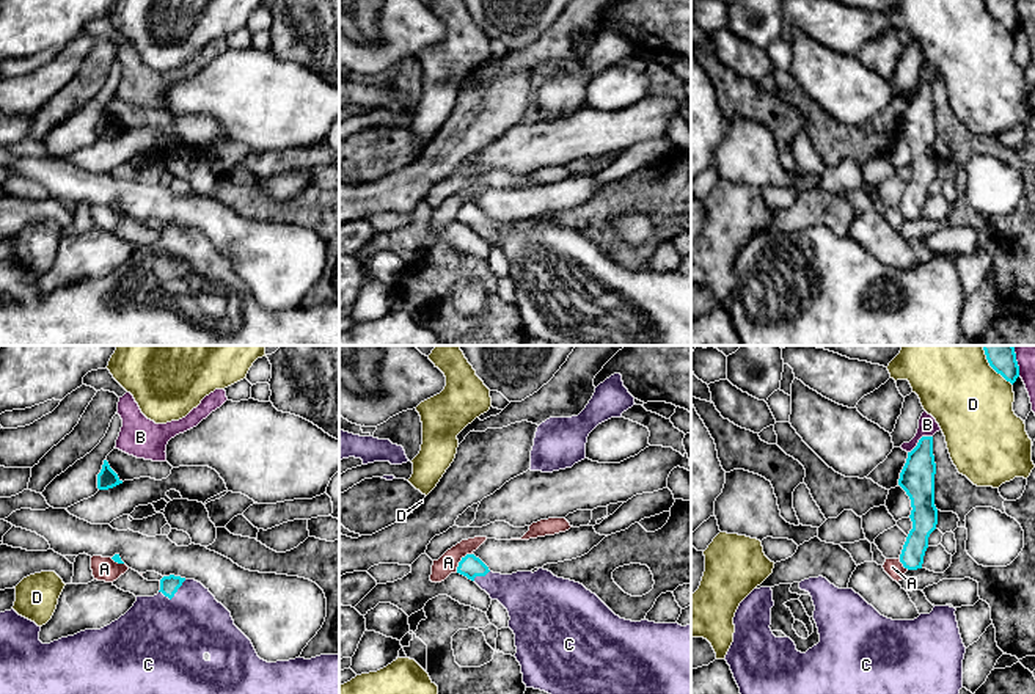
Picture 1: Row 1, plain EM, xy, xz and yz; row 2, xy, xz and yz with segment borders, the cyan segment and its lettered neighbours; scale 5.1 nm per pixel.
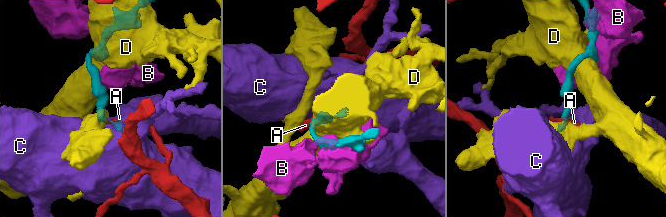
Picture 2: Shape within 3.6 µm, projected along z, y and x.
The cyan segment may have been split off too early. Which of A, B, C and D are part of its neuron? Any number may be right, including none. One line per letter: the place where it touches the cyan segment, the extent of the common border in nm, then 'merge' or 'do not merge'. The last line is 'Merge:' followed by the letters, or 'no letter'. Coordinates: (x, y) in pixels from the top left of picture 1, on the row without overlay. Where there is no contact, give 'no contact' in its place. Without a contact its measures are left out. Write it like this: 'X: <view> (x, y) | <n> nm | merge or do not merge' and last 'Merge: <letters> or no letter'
A: xz (460, 209) | 130 nm | do not merge
B: yz (919, 88) | 160 nm | do not merge
C: xy (173, 244) | 160 nm | merge
D: yz (994, 18) | 220 nm | do not merge
Merge: C

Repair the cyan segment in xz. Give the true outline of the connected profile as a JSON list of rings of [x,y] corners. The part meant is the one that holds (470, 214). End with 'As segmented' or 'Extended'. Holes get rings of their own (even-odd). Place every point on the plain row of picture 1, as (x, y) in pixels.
[[[474,203],[462,206],[457,221],[474,229],[485,239],[492,248],[498,248],[509,261],[509,275],[515,283],[515,306],[521,314],[523,331],[526,336],[534,336],[551,342],[553,345],[691,345],[691,272],[682,275],[678,272],[655,272],[649,268],[631,270],[616,264],[595,242],[583,232],[558,226],[551,220],[539,217],[537,220],[517,220],[512,223],[493,221]]]. Extended

